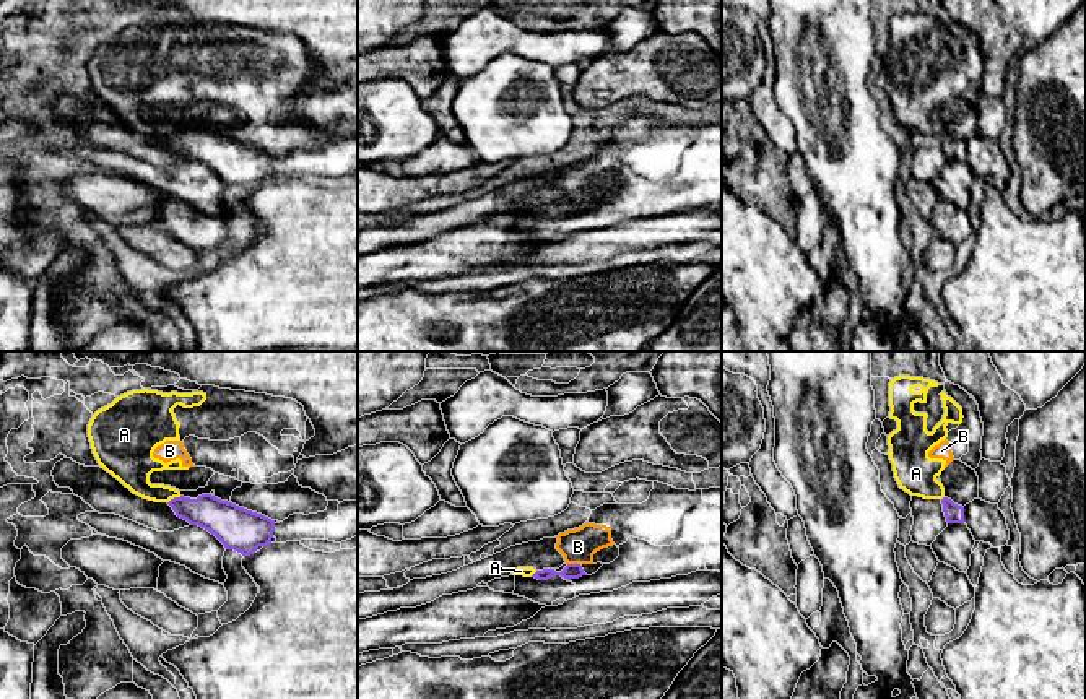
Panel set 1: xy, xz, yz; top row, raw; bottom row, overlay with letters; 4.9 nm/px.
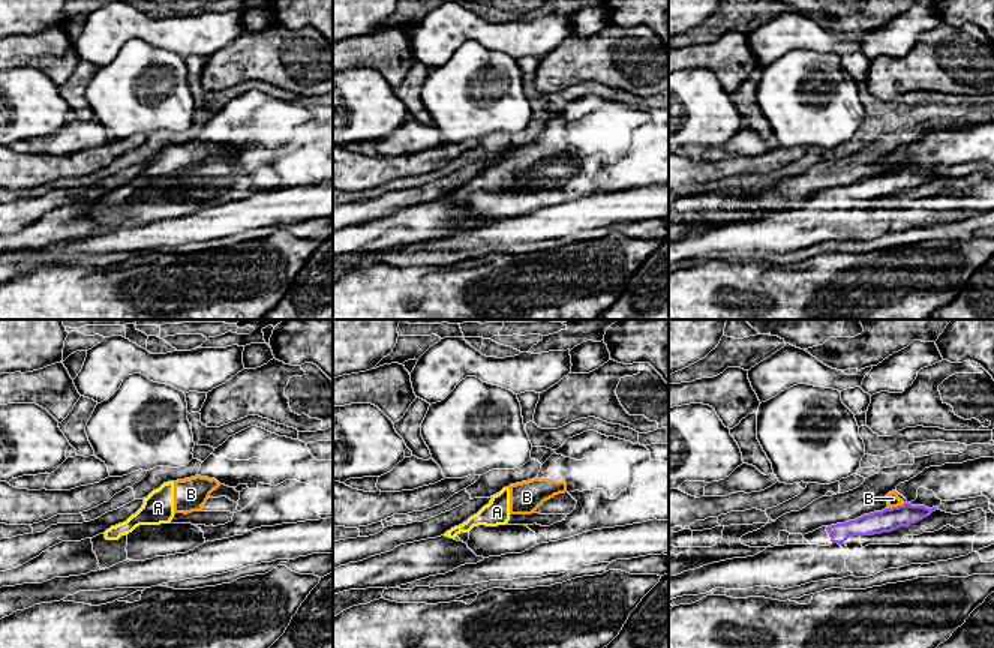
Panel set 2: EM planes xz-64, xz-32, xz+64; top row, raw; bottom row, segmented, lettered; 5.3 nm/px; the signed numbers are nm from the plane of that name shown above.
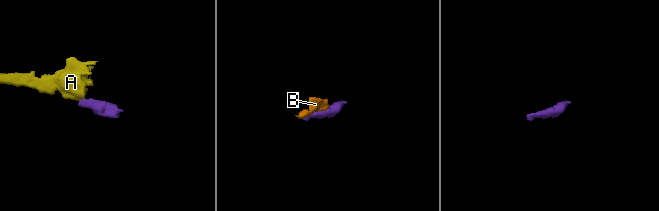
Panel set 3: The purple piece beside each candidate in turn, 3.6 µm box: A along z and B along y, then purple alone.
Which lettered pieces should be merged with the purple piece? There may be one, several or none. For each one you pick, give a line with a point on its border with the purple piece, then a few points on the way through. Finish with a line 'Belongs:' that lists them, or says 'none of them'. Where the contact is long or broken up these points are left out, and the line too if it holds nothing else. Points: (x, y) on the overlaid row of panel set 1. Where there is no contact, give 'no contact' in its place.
Belongs: none of them

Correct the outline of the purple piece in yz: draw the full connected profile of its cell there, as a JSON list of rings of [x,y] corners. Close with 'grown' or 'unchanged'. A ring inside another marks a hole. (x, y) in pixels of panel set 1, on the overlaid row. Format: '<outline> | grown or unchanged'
[[[943,497],[943,512],[948,523],[964,523],[964,507],[954,504],[951,499]]] | unchanged

